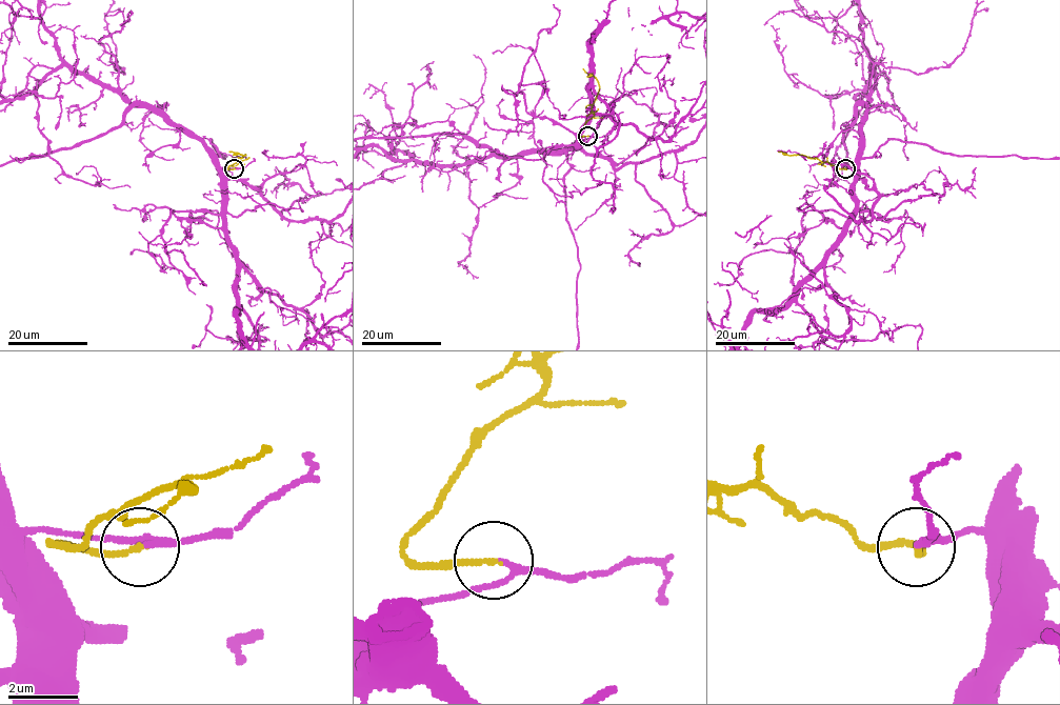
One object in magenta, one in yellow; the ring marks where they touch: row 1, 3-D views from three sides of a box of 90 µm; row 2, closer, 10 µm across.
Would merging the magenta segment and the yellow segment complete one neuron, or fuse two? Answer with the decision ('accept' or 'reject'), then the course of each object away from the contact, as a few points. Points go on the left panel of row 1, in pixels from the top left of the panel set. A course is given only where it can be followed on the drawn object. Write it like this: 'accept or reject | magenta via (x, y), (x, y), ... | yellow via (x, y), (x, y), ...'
accept | yellow via (235, 168), (224, 168), (245, 155), (230, 150)

